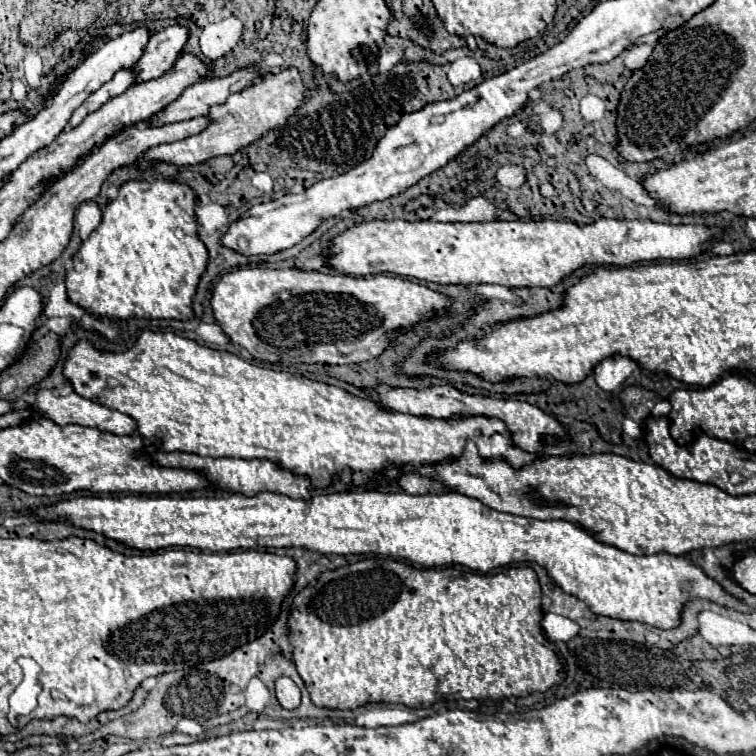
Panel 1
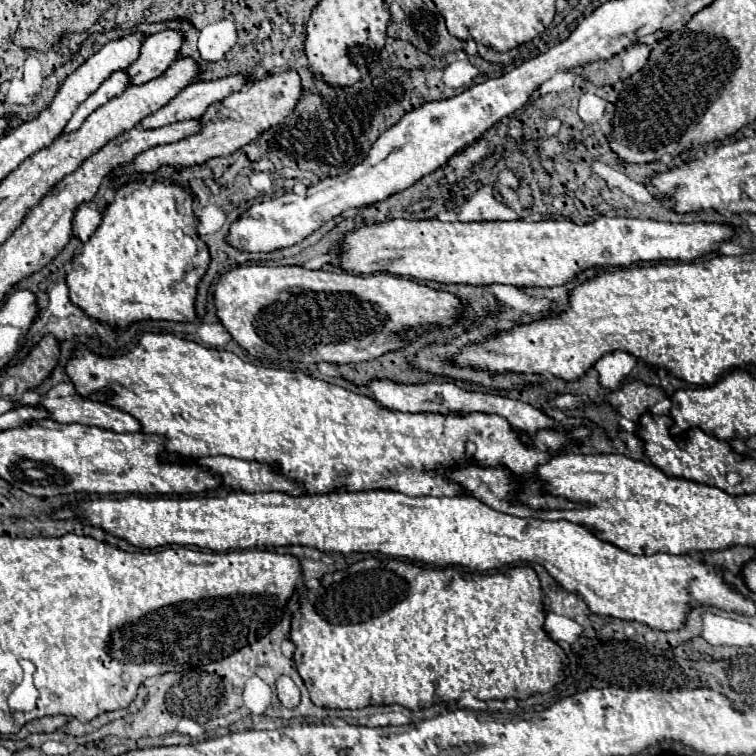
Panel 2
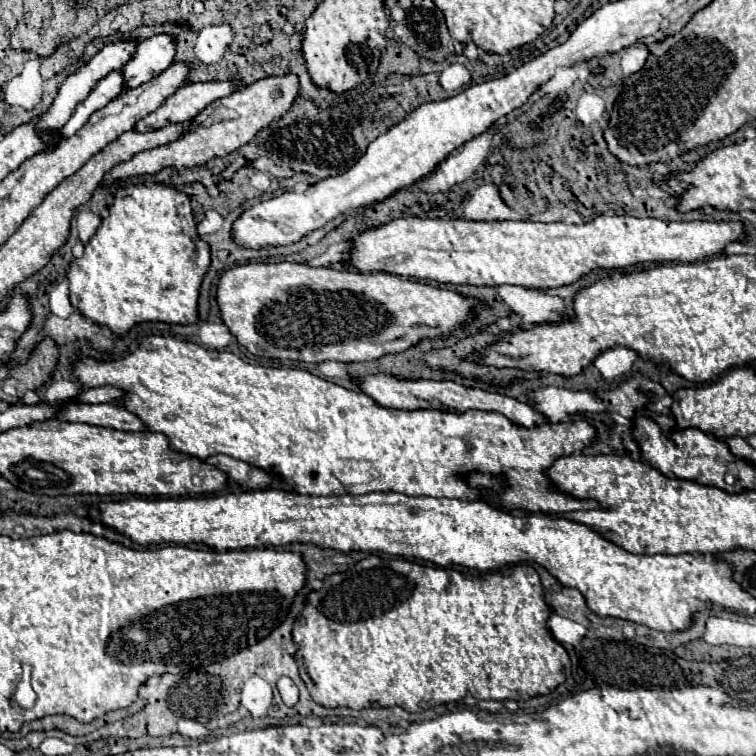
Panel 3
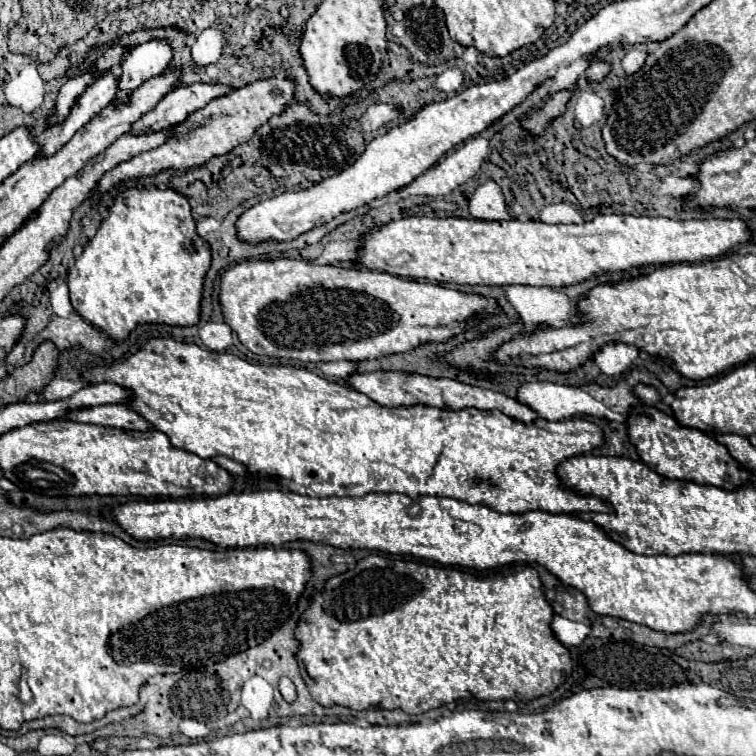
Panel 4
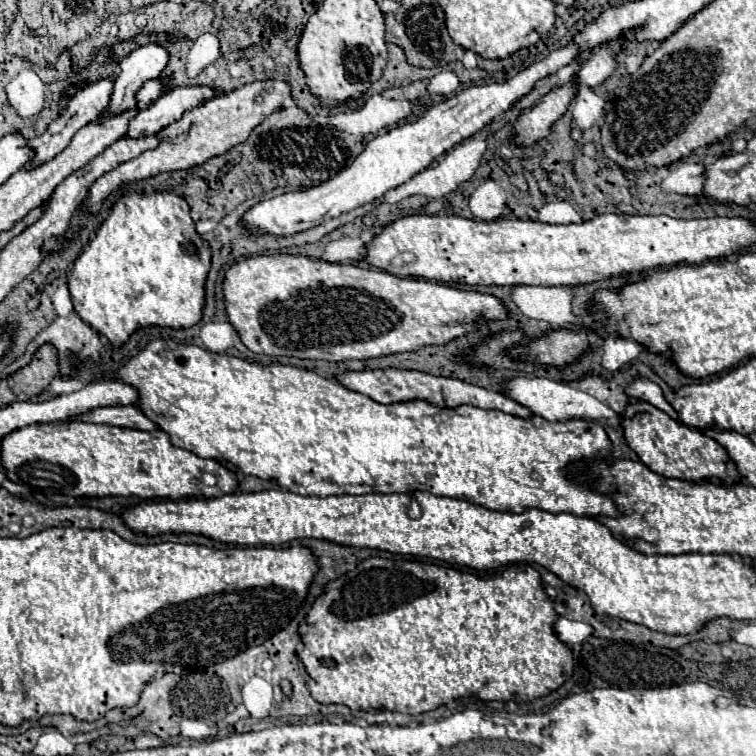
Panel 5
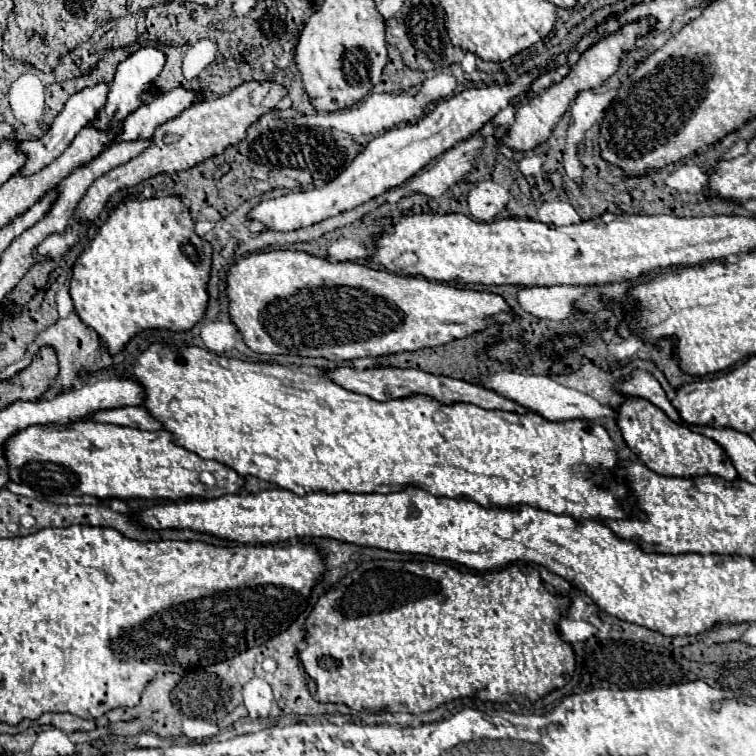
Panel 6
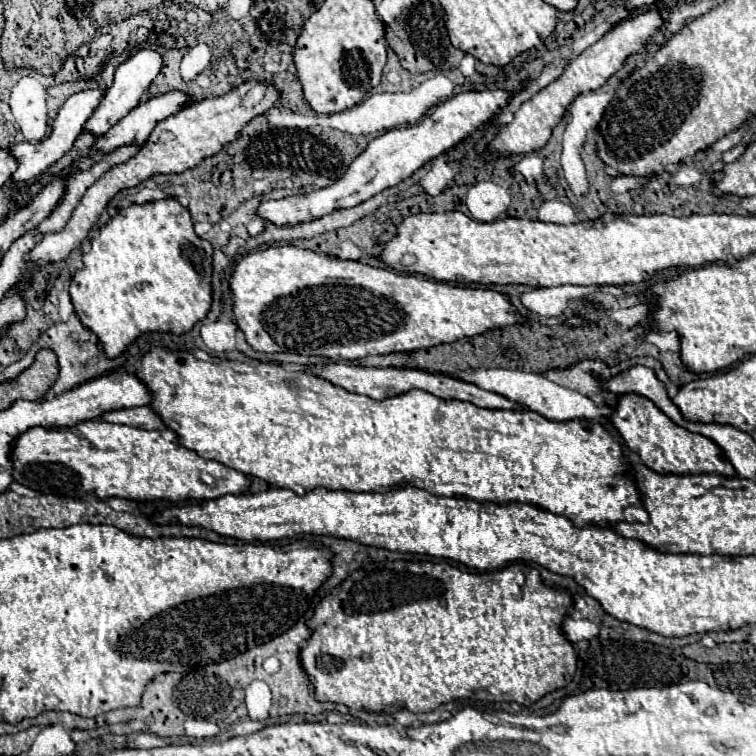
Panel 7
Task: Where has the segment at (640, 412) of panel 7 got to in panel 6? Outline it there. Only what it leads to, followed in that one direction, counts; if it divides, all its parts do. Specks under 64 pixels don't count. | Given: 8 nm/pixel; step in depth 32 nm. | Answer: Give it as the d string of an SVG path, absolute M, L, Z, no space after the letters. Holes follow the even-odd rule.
M626 398L622 410L618 410L618 426L630 450L656 474L678 476L678 478L696 478L696 476L716 476L728 482L738 478L734 464L722 450L722 446L698 432L692 432L688 426L670 420L660 408L642 398Z

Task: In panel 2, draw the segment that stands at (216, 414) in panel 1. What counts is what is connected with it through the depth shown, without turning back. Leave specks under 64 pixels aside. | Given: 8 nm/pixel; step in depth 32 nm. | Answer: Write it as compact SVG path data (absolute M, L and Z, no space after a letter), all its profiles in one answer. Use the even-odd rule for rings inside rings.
M146 332L140 342L136 344L136 348L124 356L98 356L94 354L92 350L88 350L84 344L80 344L72 358L68 360L66 364L66 374L70 376L76 392L80 396L90 396L94 392L106 392L106 404L122 410L122 412L128 412L130 416L134 416L140 426L142 426L142 434L156 434L156 436L162 436L164 438L164 448L166 452L170 454L186 454L186 456L232 456L232 458L242 458L242 460L256 460L256 462L266 462L270 466L276 466L280 468L284 474L288 474L290 478L294 480L300 480L304 482L304 488L308 494L328 494L328 492L342 492L342 490L348 490L348 492L360 492L360 490L380 490L380 488L388 488L388 490L398 490L398 492L404 492L408 496L424 496L424 494L430 494L430 496L456 496L456 494L462 494L460 486L448 482L442 478L442 470L448 468L448 466L454 466L454 464L462 464L464 462L464 442L466 440L472 440L476 444L476 460L482 464L482 466L494 466L494 464L504 464L506 468L510 468L516 476L522 476L522 474L528 474L528 472L534 472L538 464L544 464L550 460L550 452L552 450L562 450L562 448L568 448L572 438L582 438L588 434L586 428L580 428L576 432L572 432L570 436L564 432L564 430L540 430L536 434L536 440L534 440L534 446L532 448L524 448L518 440L518 434L510 428L510 424L500 418L500 416L494 416L494 414L466 414L466 416L440 416L440 414L404 414L404 412L392 412L388 408L382 408L378 406L372 398L366 398L366 396L360 396L360 394L354 394L354 392L348 392L340 386L334 386L334 384L328 384L328 382L322 382L322 380L316 380L316 378L310 378L302 372L286 372L286 370L272 370L272 368L264 368L264 366L254 366L250 362L244 362L240 360L236 354L232 352L226 352L226 350L212 350L212 348L206 348L206 346L200 346L192 340L184 340L184 338L178 338L174 334L152 334L152 332Z

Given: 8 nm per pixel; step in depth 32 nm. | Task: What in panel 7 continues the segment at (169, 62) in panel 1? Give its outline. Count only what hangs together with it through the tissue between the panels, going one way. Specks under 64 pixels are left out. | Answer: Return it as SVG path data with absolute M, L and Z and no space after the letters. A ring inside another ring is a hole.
M142 48L134 56L130 56L126 62L122 62L118 66L118 72L114 74L114 84L106 90L104 100L100 102L100 106L96 108L96 112L92 114L92 118L84 124L84 130L90 130L94 134L108 132L118 120L122 120L130 110L134 110L140 104L144 92L148 90L148 86L152 84L152 80L158 76L162 64L164 64L162 56L156 50L152 50L152 48Z

